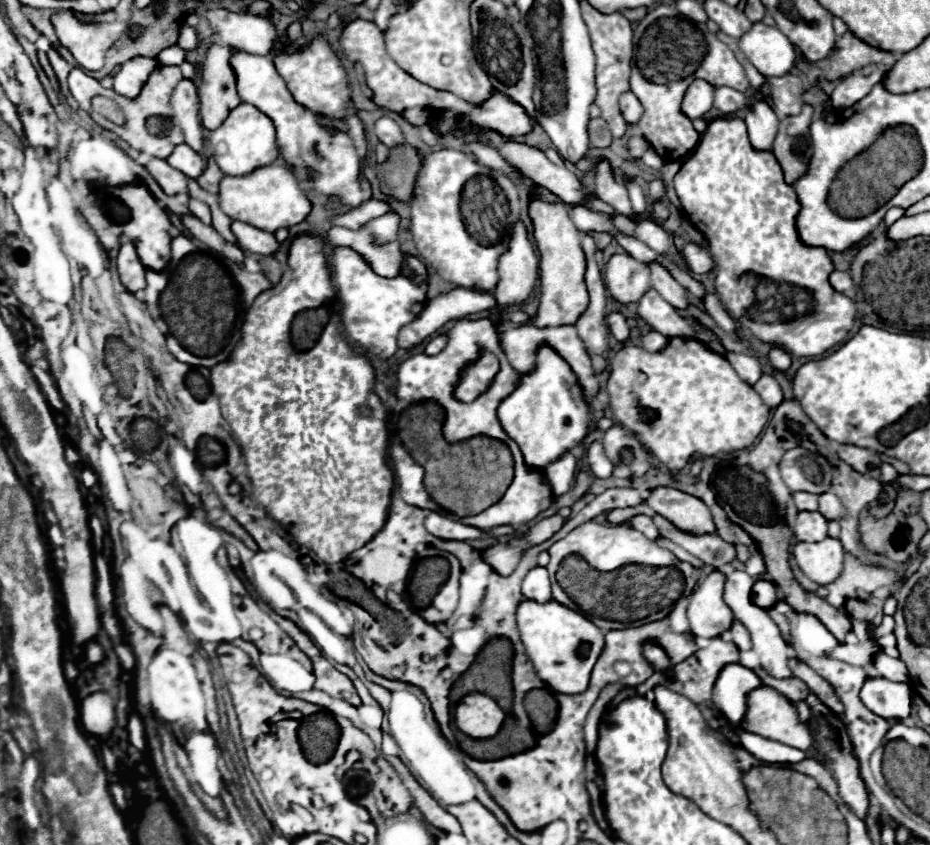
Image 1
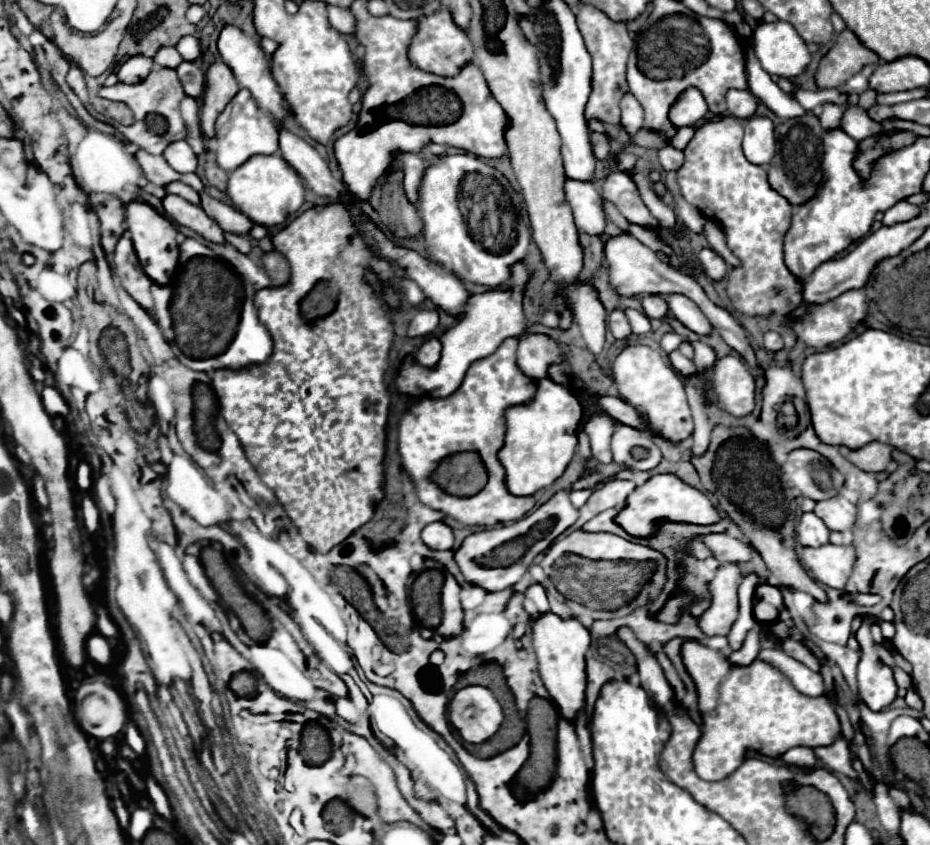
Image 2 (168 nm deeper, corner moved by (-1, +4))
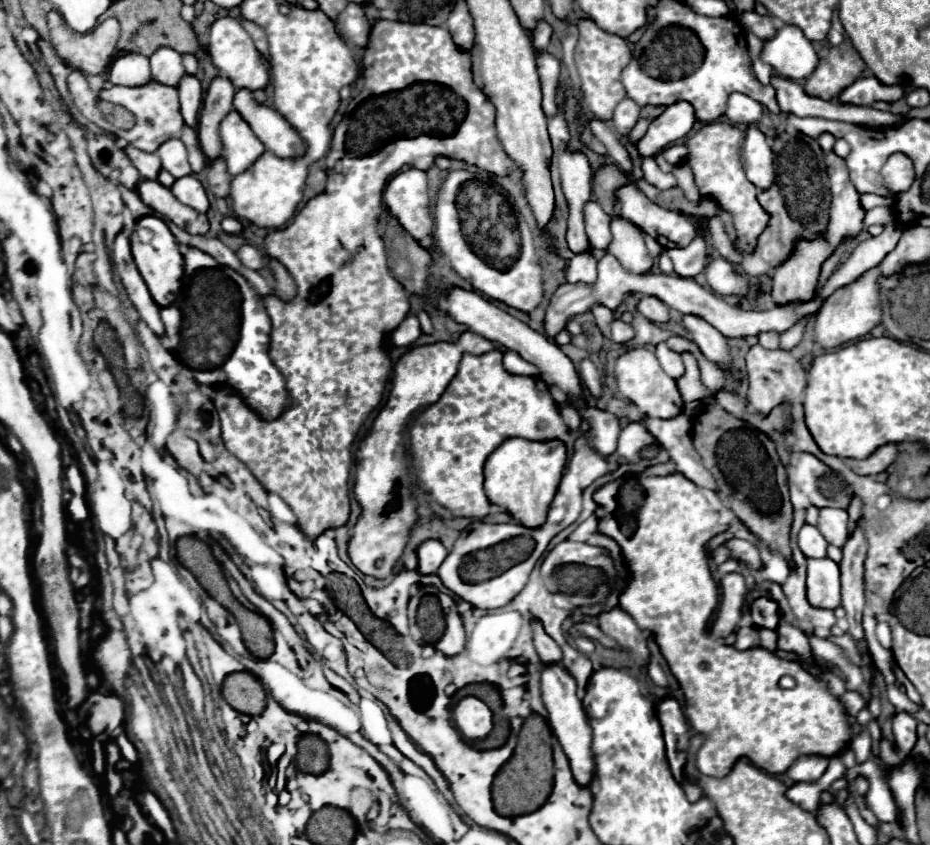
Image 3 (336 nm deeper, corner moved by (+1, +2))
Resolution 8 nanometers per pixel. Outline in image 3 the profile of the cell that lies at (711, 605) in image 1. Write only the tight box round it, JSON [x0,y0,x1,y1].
[711,573,749,637]

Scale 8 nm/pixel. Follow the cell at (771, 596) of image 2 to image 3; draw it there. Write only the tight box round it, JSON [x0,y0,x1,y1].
[751,599,779,629]

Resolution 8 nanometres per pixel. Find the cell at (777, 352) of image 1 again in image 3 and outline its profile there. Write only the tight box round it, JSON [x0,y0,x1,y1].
[757,331,779,349]

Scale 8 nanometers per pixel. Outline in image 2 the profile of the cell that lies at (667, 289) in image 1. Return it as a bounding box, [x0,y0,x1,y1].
[665,293,711,335]

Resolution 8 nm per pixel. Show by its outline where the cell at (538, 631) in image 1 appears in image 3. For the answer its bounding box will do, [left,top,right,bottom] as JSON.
[541,665,595,787]

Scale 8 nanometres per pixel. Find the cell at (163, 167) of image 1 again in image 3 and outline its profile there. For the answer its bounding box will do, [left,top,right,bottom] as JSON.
[125,145,161,179]

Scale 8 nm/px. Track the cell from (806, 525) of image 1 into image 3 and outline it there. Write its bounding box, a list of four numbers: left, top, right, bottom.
[799,525,827,559]

